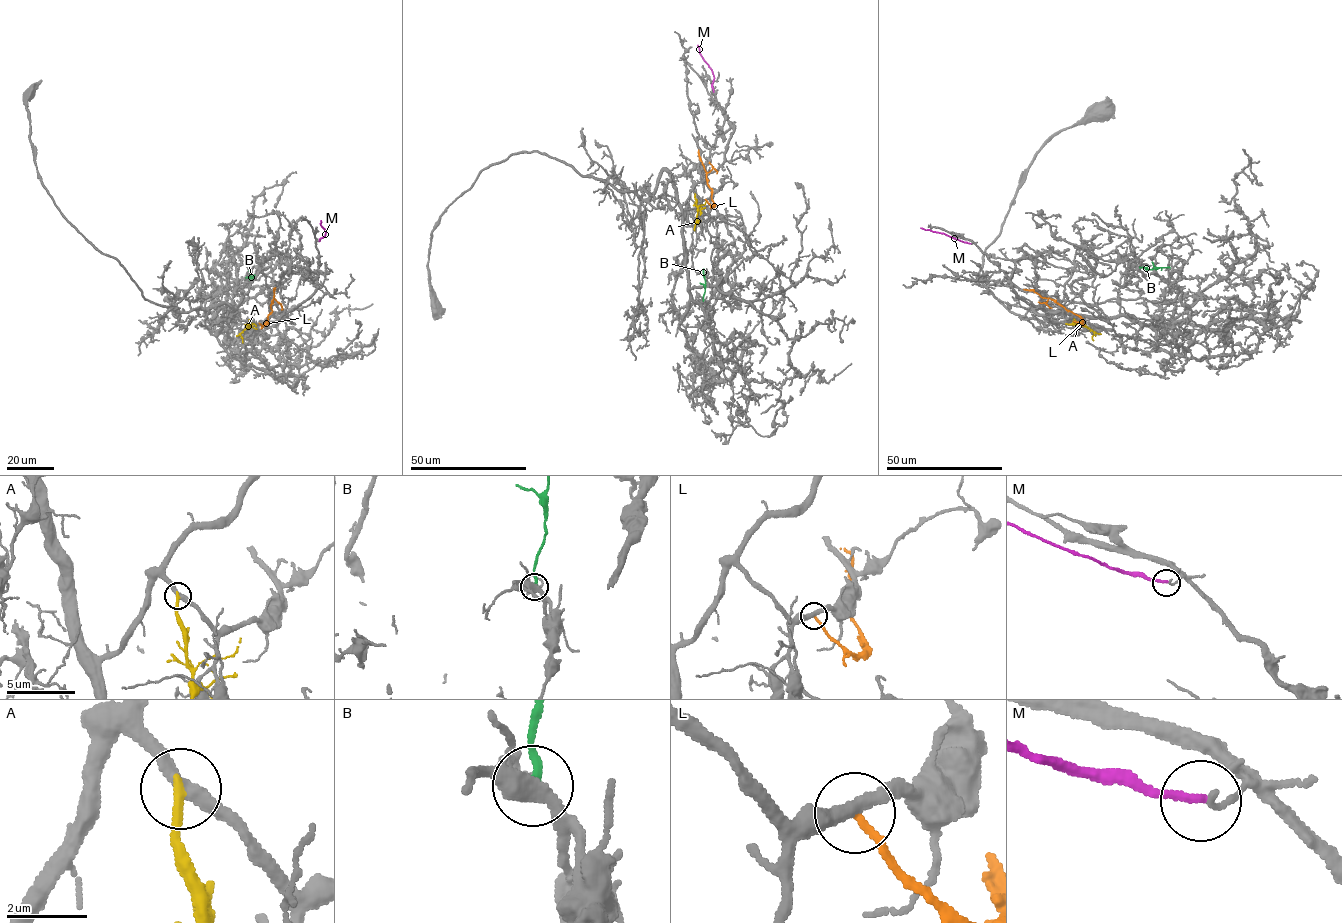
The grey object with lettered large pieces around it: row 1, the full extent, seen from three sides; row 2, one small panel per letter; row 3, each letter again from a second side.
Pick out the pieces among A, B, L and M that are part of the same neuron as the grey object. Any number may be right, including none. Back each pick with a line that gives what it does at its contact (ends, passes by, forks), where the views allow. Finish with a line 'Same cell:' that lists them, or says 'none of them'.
Same cell: none of them

